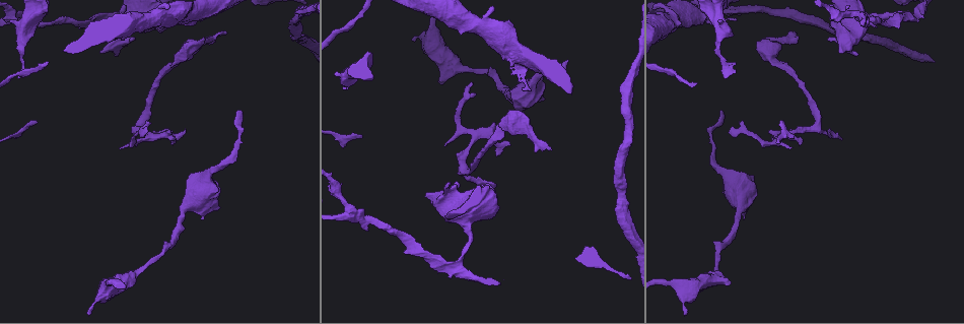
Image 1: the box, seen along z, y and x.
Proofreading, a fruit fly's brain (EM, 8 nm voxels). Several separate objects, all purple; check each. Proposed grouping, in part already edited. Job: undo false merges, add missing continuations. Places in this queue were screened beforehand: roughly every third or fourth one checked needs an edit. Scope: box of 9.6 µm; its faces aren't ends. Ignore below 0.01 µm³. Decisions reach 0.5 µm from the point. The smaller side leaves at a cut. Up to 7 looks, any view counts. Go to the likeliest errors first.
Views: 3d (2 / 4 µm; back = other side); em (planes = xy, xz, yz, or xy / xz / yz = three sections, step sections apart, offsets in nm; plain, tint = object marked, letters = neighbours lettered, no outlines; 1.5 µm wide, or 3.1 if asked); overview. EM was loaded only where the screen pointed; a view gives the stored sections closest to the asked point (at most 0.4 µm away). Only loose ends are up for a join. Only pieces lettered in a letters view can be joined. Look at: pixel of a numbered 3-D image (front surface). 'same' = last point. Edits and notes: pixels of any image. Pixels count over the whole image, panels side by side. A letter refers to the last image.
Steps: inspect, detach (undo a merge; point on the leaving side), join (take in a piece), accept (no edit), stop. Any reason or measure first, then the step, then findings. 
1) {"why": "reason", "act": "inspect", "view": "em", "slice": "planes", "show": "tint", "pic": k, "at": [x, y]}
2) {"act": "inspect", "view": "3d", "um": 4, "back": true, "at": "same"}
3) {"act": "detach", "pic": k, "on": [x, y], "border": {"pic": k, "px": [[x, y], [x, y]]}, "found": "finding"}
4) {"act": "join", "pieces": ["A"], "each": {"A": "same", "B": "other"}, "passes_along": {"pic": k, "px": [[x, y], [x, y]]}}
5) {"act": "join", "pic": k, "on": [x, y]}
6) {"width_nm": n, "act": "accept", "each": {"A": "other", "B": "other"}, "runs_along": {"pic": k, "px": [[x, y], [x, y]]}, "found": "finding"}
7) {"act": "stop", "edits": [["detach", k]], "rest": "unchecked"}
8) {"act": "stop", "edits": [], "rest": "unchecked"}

{"why": "thin end", "act": "inspect", "view": "3d", "um": 2, "pic": 1, "at": [471, 82]}

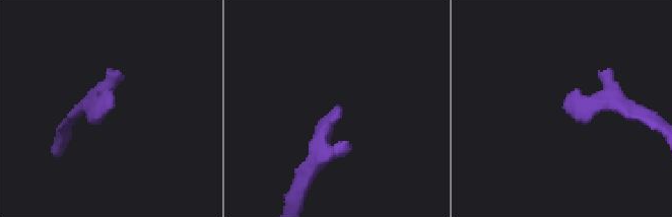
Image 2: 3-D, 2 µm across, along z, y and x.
{"act": "inspect", "view": "em", "slice": "xz", "step": 4, "show": "tint", "pic": 2, "at": [566, 96]}

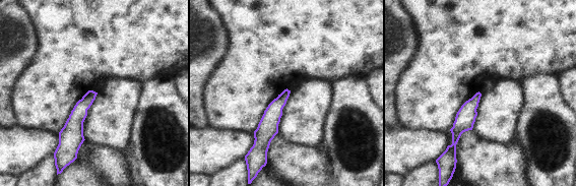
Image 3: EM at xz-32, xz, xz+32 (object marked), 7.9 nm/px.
{"why": "another direction", "act": "inspect", "view": "em", "slice": "planes", "show": "letters", "at": "same"}

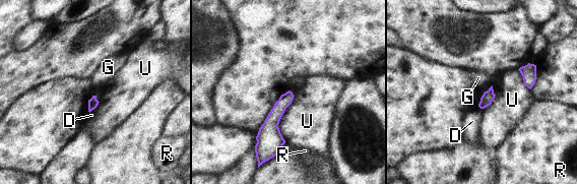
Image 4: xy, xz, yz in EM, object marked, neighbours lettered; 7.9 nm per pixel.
{"longest_contact_nm": ["U", 380], "act": "accept", "each": {"D": "other", "G": "other", "R": "other", "U": "other"}, "border": {"pic": 4, "px": [[295, 96], [278, 124], [284, 142]]}, "found": "none of them fits"}

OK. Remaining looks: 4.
{"why": "two arms in line, one across", "act": "inspect", "view": "em", "slice": "xy", "step": 4, "show": "letters", "pic": 1, "at": [358, 216]}

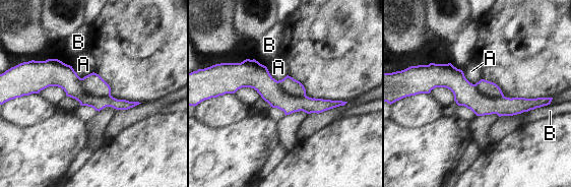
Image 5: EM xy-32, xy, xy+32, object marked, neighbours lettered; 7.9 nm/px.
{"act": "detach", "pic": 5, "on": [92, 84], "each": {"A": "other", "B": "other"}, "found": "a second neuron is stuck on"}

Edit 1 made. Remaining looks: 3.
{"act": "stop", "edits": [["detach", 5]], "rest": "unchecked"}

